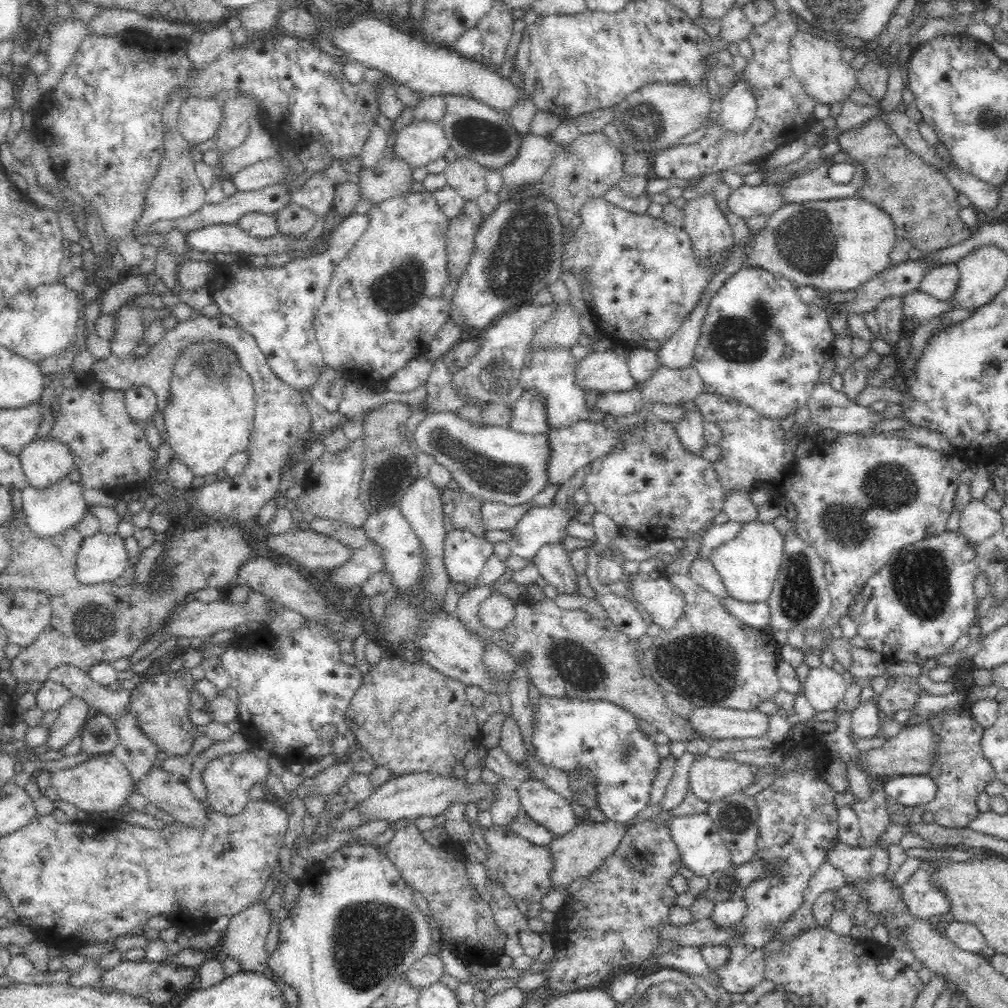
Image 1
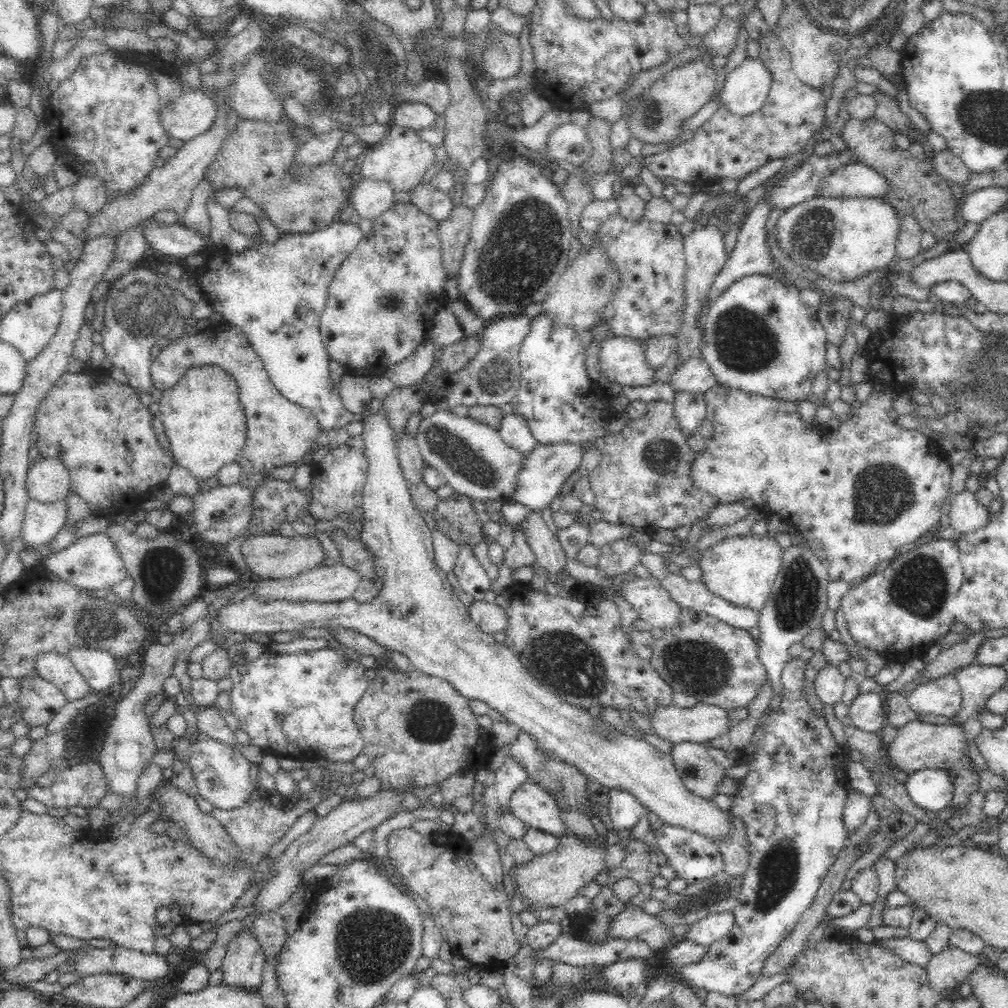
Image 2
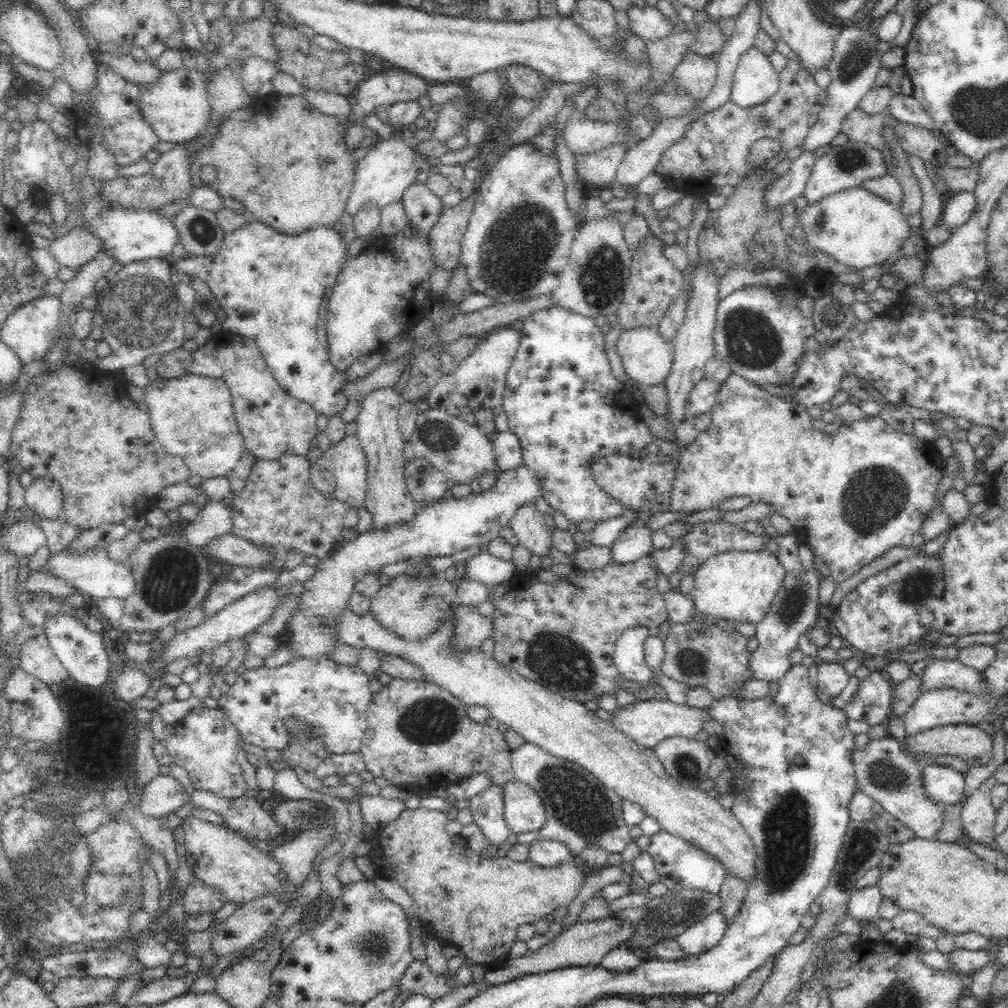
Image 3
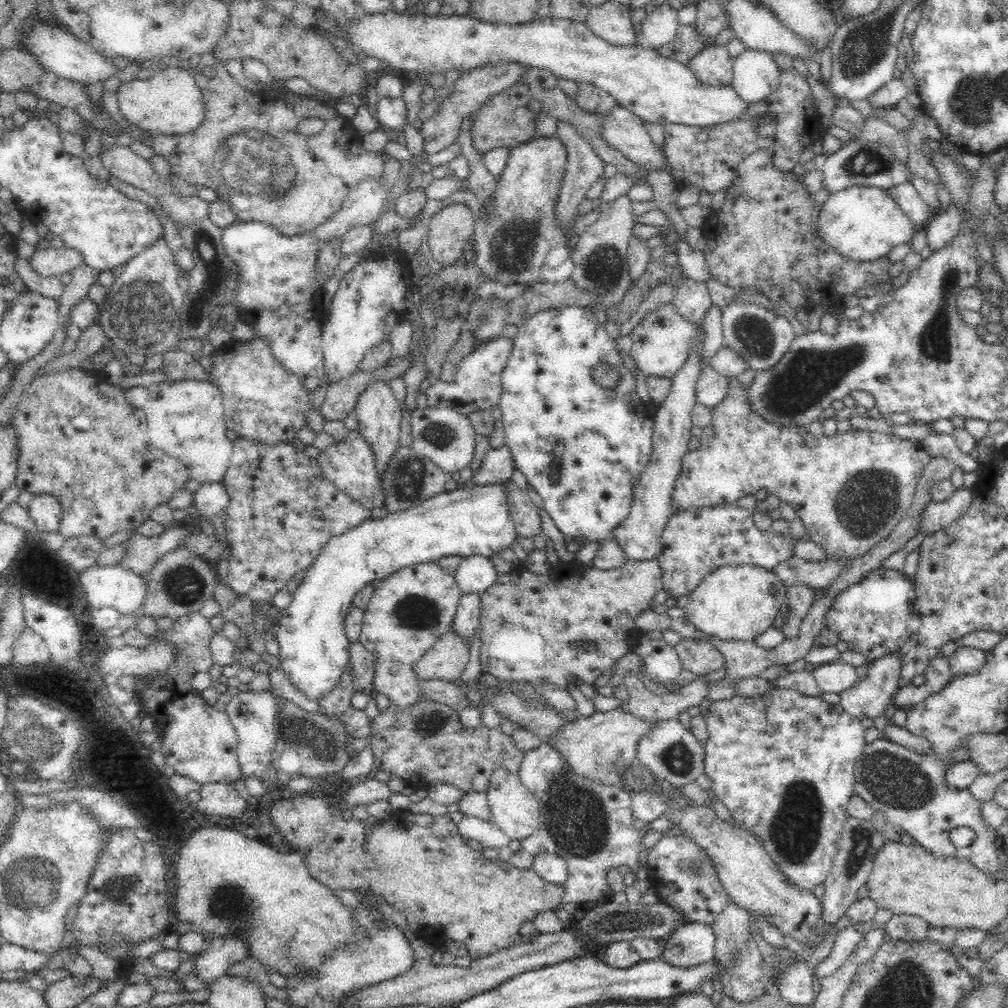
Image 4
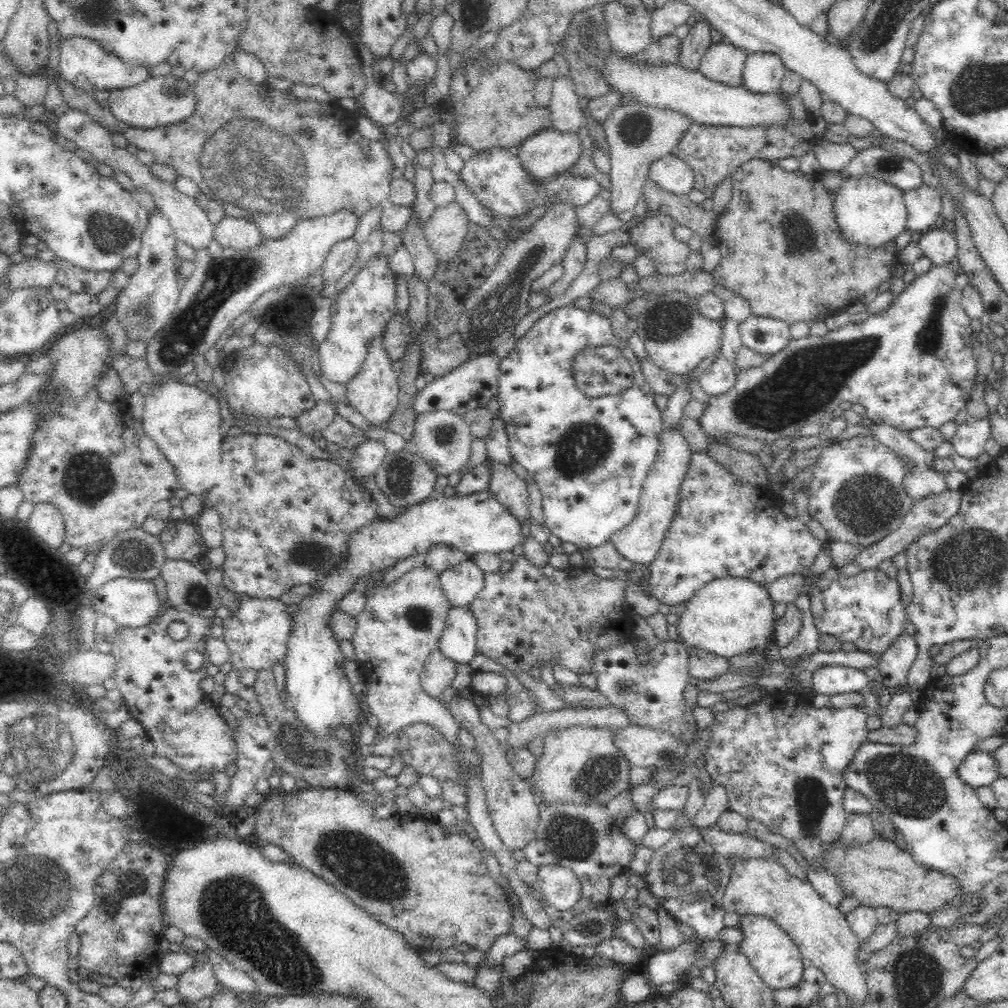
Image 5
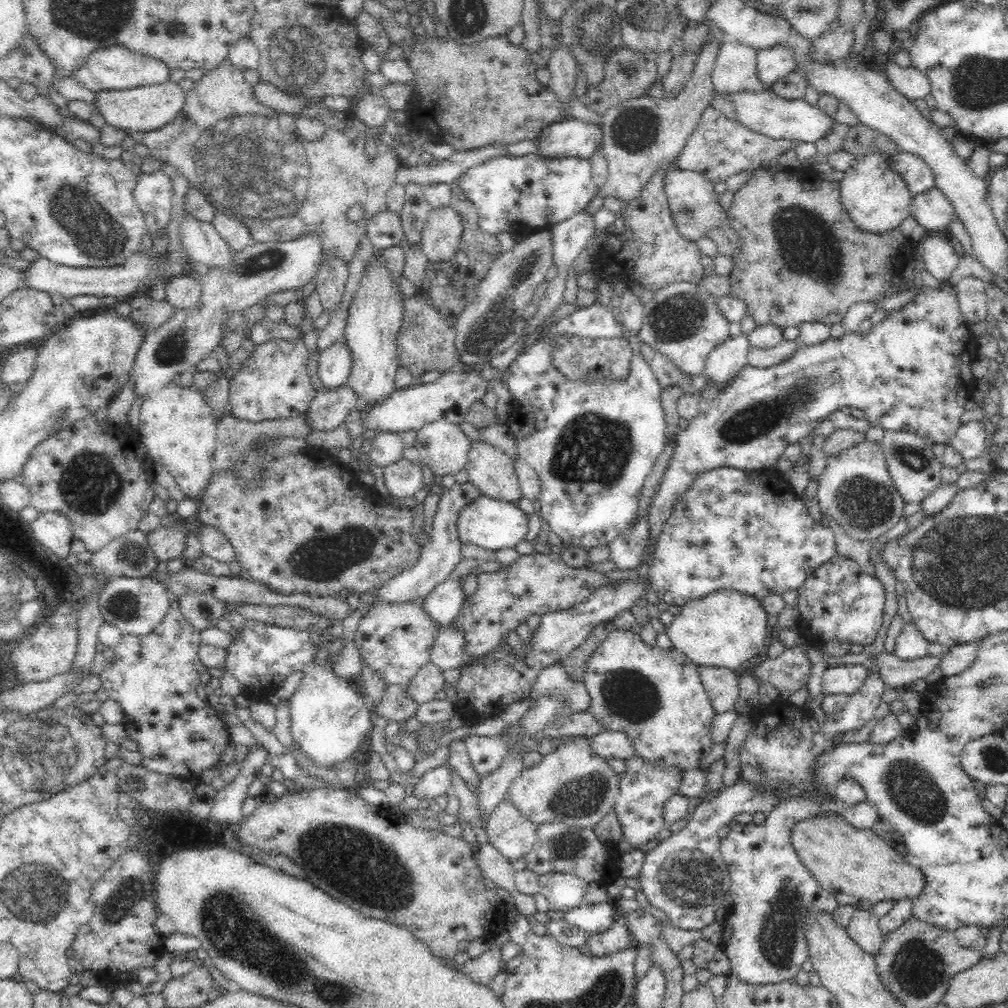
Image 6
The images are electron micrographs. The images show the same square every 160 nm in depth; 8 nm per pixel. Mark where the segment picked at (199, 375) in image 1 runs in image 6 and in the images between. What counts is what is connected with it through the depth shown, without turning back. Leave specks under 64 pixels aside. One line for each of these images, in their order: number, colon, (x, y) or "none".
2: (203, 420)
3: (192, 417)
4: (185, 419)
5: (184, 422)
6: (176, 426)

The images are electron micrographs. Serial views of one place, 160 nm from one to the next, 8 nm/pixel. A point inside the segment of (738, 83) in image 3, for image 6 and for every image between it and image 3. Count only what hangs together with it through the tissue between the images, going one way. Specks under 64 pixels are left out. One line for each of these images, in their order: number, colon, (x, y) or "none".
4: (756, 74)
5: (763, 72)
6: (774, 63)

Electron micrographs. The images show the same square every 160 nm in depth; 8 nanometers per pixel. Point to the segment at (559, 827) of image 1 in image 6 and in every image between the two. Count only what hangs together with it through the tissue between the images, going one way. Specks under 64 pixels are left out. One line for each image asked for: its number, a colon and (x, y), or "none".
2: (535, 807)
3: (524, 812)
4: (513, 808)
5: (515, 814)
6: (513, 835)

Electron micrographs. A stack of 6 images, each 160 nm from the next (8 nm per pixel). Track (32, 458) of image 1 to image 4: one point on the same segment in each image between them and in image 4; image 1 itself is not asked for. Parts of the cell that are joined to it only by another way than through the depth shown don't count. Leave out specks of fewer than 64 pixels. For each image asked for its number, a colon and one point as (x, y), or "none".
2: (47, 481)
3: (44, 497)
4: (45, 510)

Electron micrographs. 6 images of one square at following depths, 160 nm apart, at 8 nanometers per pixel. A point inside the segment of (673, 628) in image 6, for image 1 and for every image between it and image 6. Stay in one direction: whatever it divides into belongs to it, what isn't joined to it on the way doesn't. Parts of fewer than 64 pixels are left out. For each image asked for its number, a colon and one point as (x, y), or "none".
1: (748, 565)
2: (742, 570)
3: (736, 586)
4: (739, 602)
5: (729, 616)

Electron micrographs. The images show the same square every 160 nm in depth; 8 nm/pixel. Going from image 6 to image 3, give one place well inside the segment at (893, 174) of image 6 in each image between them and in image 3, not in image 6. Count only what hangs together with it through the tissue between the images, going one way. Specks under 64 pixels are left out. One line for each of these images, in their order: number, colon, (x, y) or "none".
3: (858, 228)
4: (861, 222)
5: (869, 211)

